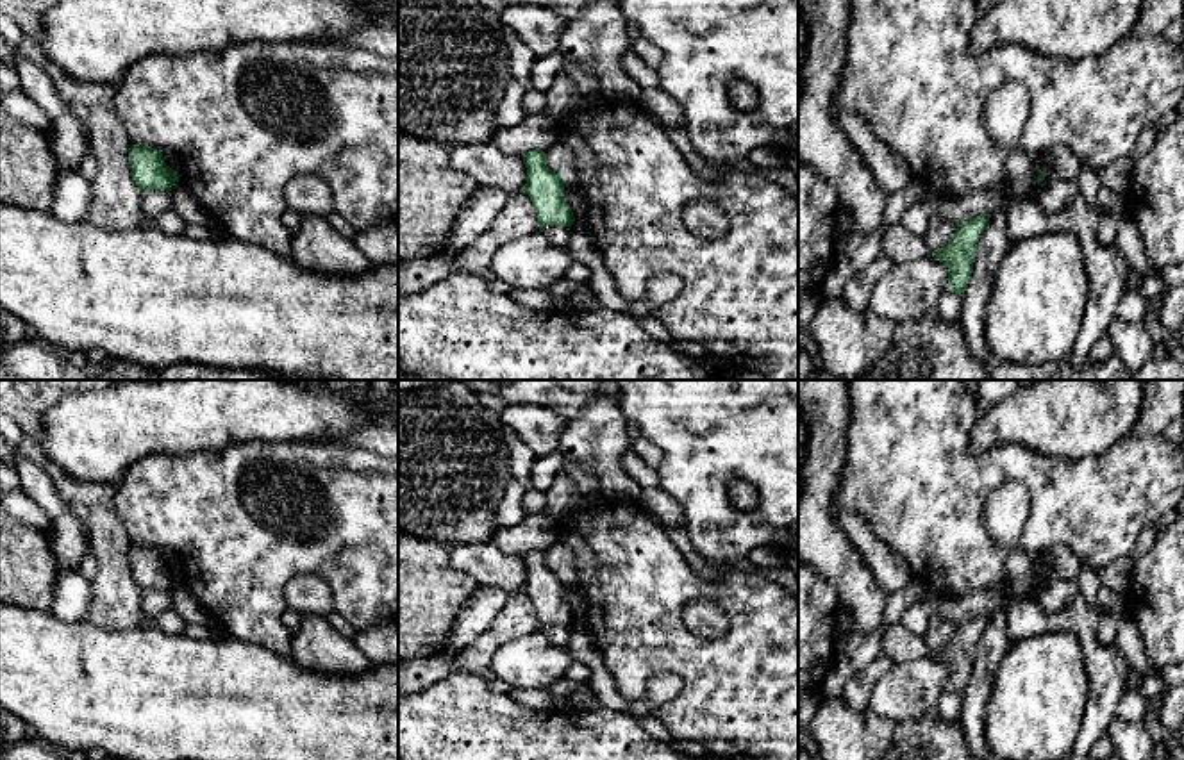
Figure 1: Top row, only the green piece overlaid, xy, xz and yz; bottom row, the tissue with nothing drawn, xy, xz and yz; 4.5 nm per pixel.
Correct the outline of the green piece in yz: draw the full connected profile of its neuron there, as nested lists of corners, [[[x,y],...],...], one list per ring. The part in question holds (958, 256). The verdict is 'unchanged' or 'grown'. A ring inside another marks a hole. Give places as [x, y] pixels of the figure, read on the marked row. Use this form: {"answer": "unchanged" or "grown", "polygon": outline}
{"answer": "unchanged", "polygon": [[[991,214],[977,216],[973,219],[957,223],[950,243],[932,253],[948,268],[948,291],[963,294],[971,278],[975,252],[979,239],[989,221]]]}

